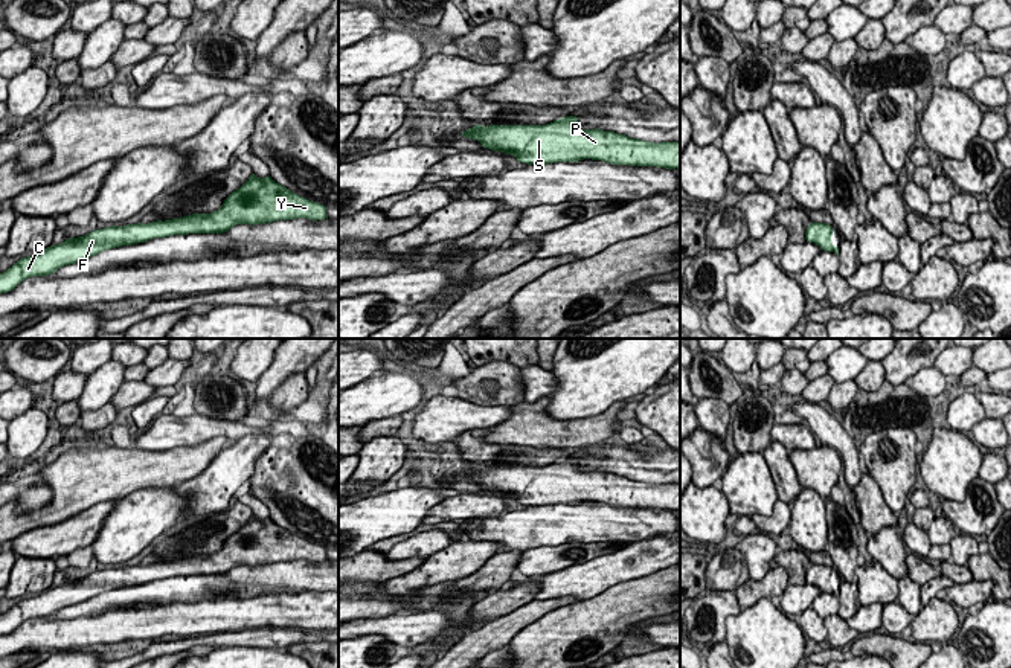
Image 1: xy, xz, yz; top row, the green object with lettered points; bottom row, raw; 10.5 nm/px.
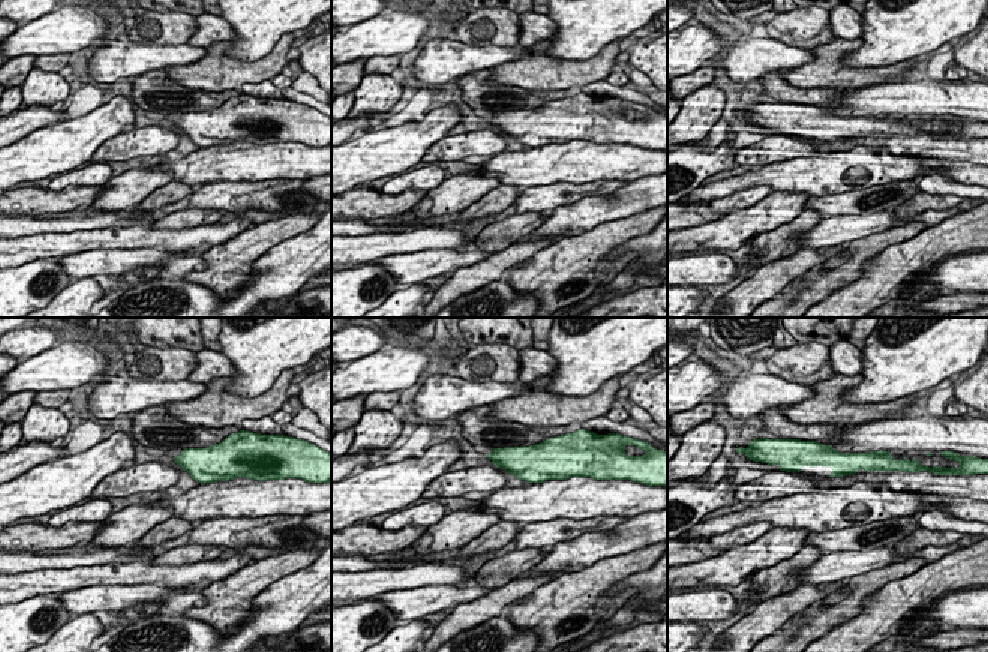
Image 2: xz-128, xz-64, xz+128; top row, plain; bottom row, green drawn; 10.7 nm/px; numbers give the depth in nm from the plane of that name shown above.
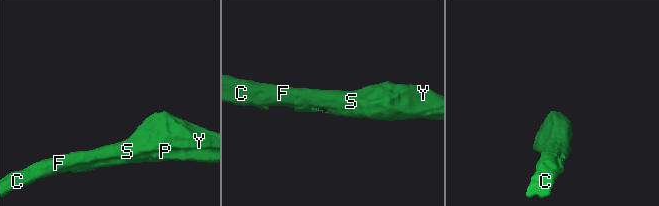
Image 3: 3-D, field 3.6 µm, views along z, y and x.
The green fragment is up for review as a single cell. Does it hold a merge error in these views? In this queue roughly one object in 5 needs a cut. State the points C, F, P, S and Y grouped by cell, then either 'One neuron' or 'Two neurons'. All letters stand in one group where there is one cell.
Groups: C F P S Y. One neuron

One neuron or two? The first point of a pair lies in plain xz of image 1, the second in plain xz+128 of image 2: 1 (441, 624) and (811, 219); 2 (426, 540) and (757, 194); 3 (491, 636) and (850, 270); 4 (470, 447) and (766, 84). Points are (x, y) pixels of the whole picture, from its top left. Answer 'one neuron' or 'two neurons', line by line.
1: two neurons
2: one neuron
3: one neuron
4: one neuron

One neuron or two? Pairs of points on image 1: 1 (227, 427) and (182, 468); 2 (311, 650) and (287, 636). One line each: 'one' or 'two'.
1: two
2: two

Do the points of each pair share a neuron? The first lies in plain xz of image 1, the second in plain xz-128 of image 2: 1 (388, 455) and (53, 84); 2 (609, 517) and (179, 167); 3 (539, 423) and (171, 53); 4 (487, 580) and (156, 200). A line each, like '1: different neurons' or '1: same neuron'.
1: same neuron
2: same neuron
3: different neurons
4: same neuron

